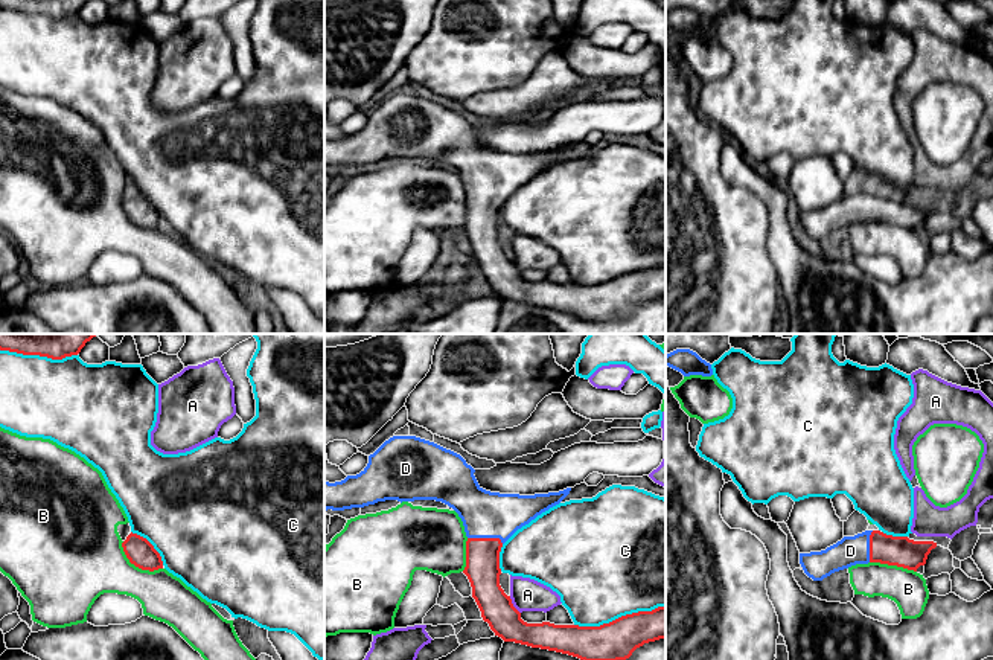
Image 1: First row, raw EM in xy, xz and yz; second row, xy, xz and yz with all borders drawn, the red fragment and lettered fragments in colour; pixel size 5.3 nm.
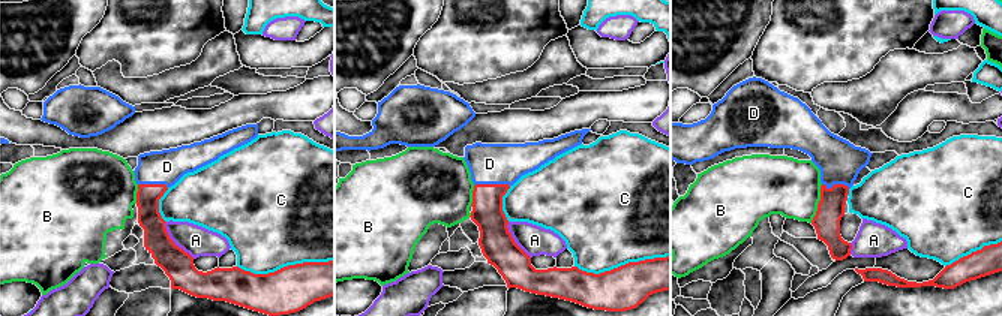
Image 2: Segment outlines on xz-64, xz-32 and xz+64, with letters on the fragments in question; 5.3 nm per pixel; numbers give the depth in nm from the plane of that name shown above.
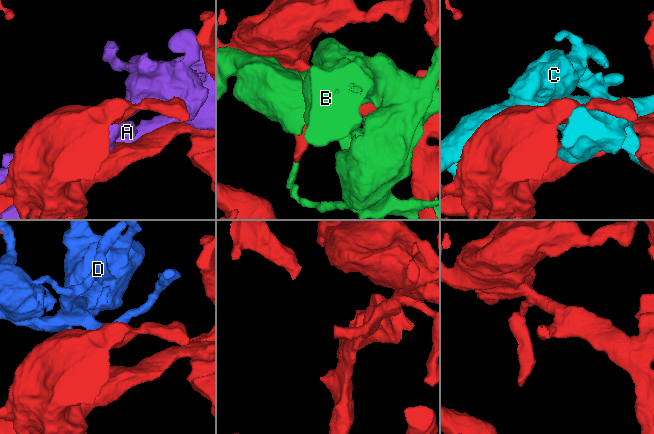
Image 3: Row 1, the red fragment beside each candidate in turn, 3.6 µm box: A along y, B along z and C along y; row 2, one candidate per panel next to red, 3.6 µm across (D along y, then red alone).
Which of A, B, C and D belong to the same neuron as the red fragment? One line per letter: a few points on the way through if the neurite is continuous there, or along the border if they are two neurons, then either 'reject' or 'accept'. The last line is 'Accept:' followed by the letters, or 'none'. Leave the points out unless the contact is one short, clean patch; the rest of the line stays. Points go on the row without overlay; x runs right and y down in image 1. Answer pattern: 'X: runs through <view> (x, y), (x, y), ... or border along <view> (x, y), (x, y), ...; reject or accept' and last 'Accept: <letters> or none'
A: reject
B: reject
C: reject
D: runs through xz (482, 227), (482, 209), (486, 197), (485, 173); accept
Accept: D

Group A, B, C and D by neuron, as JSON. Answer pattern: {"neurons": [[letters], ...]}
{"neurons": [["A"], ["B"], ["C"], ["D"]]}

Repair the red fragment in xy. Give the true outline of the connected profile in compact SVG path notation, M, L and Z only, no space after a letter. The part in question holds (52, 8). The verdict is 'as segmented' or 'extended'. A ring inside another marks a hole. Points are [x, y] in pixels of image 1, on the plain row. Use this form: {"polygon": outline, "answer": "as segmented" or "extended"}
{"polygon": "M0 0L0 9L62 18L78 14L85 2L87 0Z", "answer": "as segmented"}

